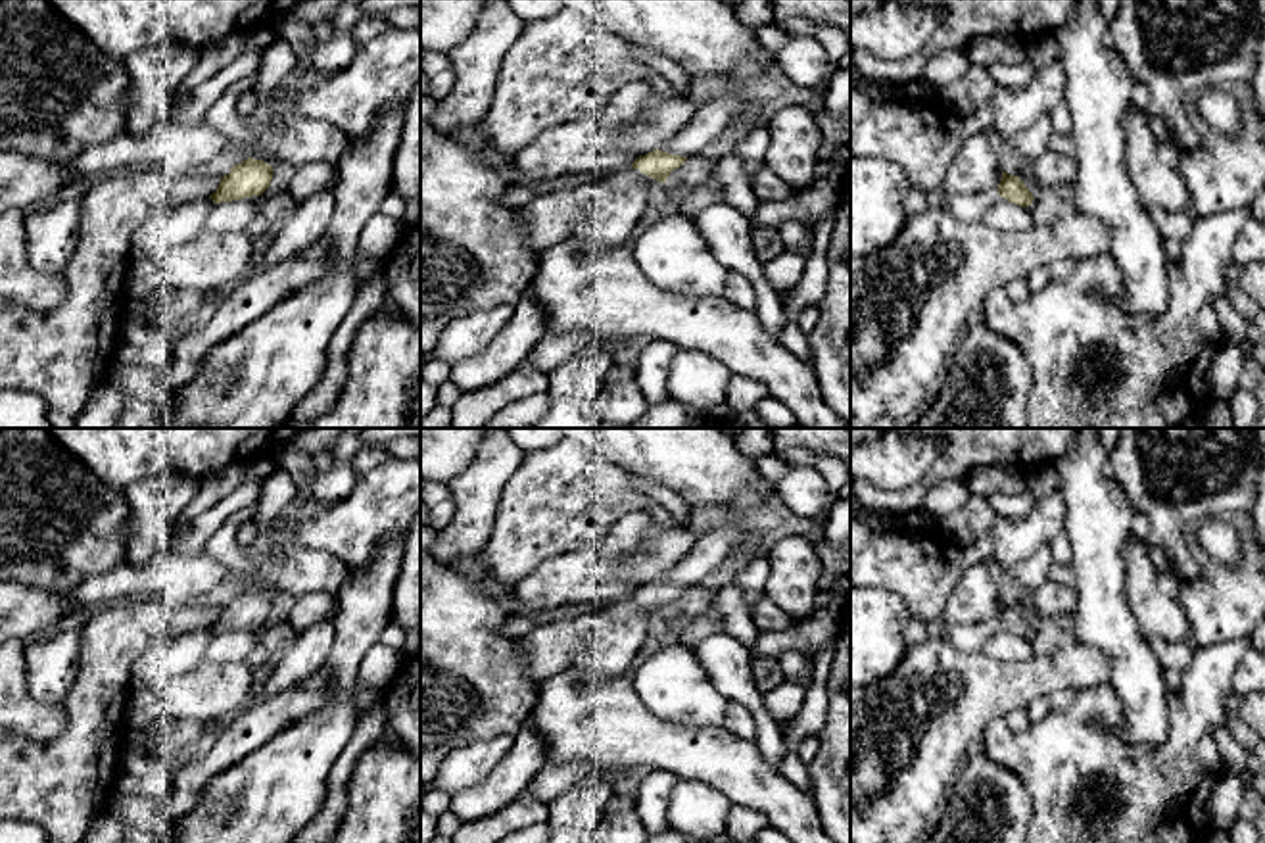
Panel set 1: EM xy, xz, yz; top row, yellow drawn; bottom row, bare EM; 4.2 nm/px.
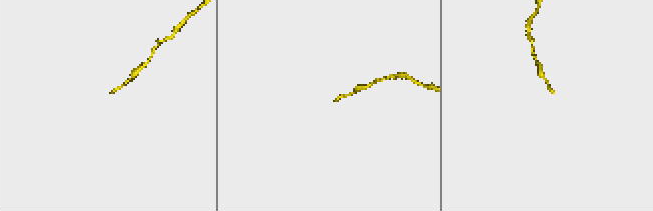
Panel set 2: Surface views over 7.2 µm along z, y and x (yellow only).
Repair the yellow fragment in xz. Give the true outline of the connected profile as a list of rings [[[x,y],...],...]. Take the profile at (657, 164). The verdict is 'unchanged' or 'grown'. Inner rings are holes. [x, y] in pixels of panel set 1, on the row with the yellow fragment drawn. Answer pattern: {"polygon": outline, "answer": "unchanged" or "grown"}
{"polygon": [[[655,148],[639,156],[628,171],[580,188],[537,194],[522,205],[526,246],[541,253],[570,236],[628,246],[655,182],[666,182],[685,159]]], "answer": "grown"}

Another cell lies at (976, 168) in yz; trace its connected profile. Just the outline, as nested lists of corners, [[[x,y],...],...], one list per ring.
[[[977,131],[973,136],[966,138],[939,188],[946,196],[996,190],[1000,179],[1002,169],[989,142],[989,132]]]

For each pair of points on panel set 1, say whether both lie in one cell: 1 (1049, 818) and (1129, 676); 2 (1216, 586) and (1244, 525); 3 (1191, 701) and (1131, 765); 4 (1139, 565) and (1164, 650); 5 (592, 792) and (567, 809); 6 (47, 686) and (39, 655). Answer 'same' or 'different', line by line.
1: different
2: same
3: same
4: different
5: same
6: same

